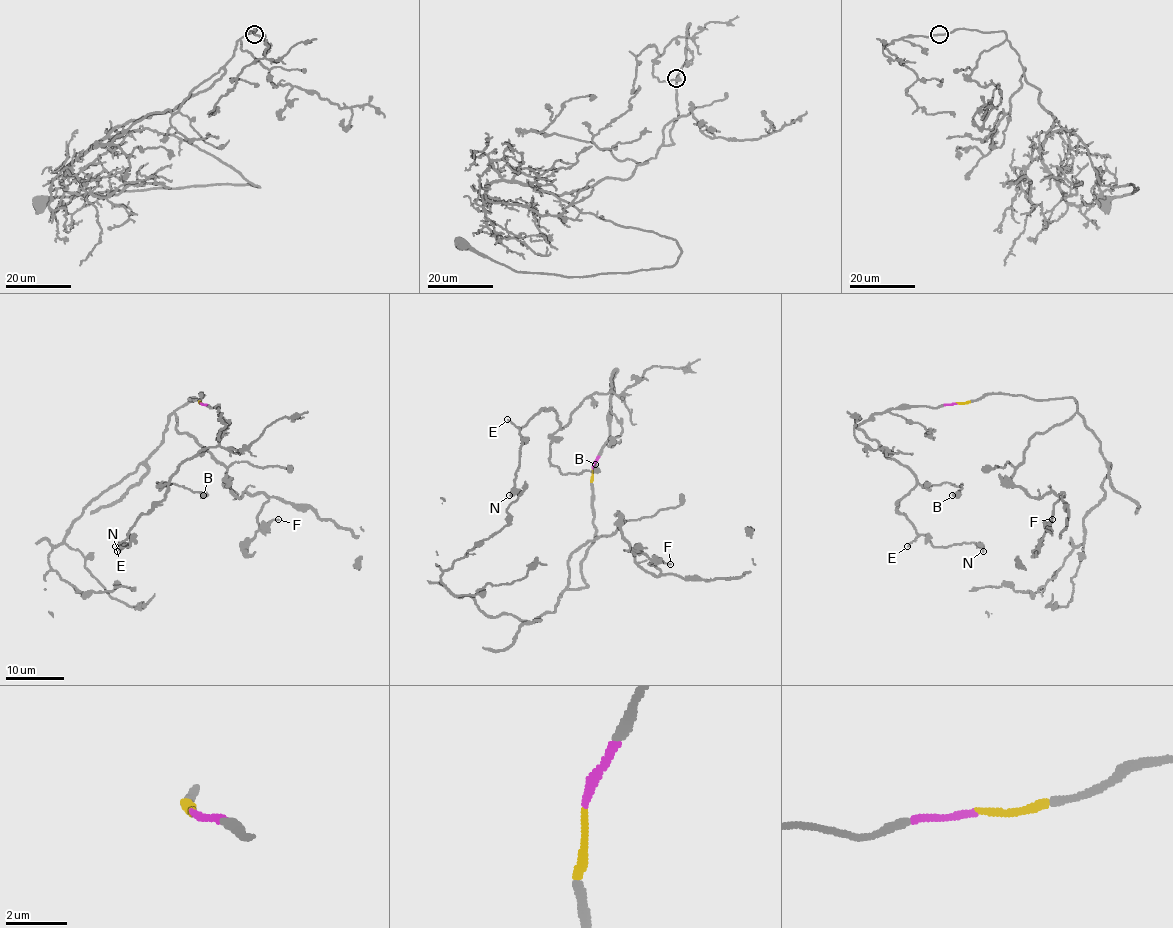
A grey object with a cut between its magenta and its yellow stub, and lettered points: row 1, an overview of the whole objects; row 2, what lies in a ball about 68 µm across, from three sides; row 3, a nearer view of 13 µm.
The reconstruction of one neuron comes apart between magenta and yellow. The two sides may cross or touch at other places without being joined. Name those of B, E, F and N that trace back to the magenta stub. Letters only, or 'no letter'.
B, E, N

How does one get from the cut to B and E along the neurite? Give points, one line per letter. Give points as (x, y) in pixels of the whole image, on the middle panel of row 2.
B: (593, 468), (609, 436), (616, 370), (609, 392), (591, 393), (550, 445), (550, 462), (563, 474), (596, 464)
E: (593, 468), (609, 436), (616, 370), (611, 390), (591, 393), (562, 428), (552, 409), (521, 428), (508, 420)

